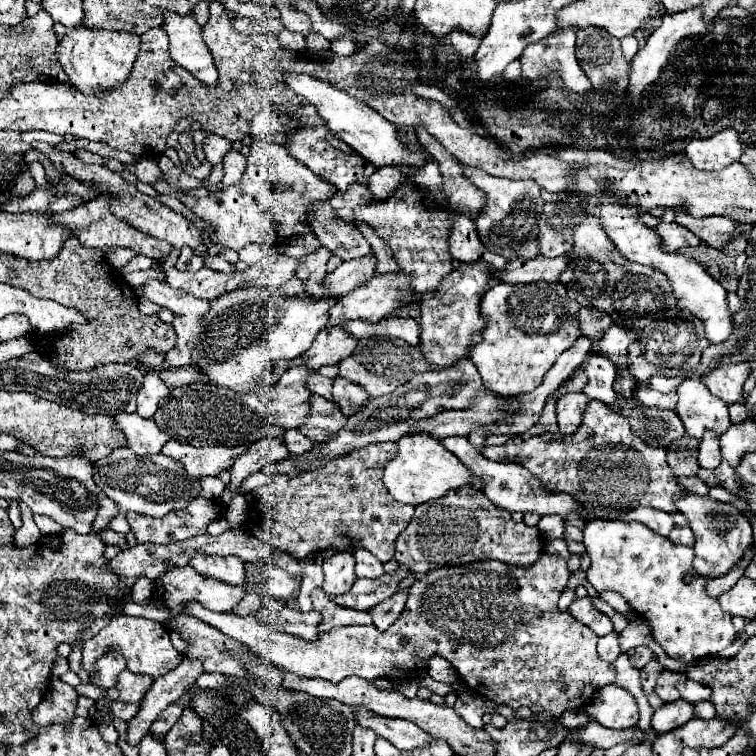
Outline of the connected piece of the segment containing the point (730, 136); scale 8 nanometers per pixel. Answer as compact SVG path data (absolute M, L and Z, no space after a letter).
M724 128L710 138L696 140L694 144L690 142L686 146L686 154L696 168L722 170L728 164L740 160L742 144L738 140L738 134L734 134L734 130Z

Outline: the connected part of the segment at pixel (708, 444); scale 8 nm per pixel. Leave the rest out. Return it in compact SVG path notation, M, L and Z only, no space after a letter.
M714 430L704 432L704 438L700 440L698 464L702 468L710 468L710 470L720 464L720 444L718 444L718 434Z

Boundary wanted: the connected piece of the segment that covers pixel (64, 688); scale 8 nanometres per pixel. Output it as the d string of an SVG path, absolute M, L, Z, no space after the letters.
M52 676L50 680L50 699L43 699L34 710L34 722L44 728L48 724L64 724L70 722L76 708L76 688L64 684L60 678Z

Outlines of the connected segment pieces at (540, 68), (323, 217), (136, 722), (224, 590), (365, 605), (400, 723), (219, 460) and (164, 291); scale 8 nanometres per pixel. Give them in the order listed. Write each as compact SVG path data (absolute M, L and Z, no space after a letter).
M568 26L552 32L548 38L528 46L520 56L522 76L538 80L548 76L552 70L560 74L564 86L574 92L586 92L592 88L574 54L576 44L576 26Z
M320 200L312 208L314 214L308 214L310 228L318 236L320 244L328 246L332 254L336 254L342 260L352 260L372 252L356 226L344 220L334 220L334 208L328 204L328 200Z
M184 656L176 670L158 678L146 692L140 712L128 722L128 742L138 744L140 738L150 730L150 724L160 716L160 712L174 704L202 672L204 668L200 666L200 660Z
M192 566L172 568L158 578L164 604L176 612L184 602L200 602L204 608L214 612L232 612L246 596L246 586L230 586L212 578L200 576Z
M398 566L396 572L392 574L382 574L380 578L358 578L358 582L354 582L352 590L348 590L348 594L344 596L330 596L336 604L346 606L346 608L354 608L354 610L370 610L372 606L380 604L384 598L392 596L400 582L410 574L410 570L406 566Z
M358 708L354 710L356 722L364 728L374 730L378 736L386 738L388 742L392 742L398 750L408 752L408 750L418 750L424 748L432 742L432 736L424 730L420 730L416 724L408 722L408 720L398 720L398 718L382 718L372 714L366 708Z
M168 440L162 446L162 454L170 456L186 468L190 476L218 476L222 470L230 470L234 460L244 454L246 446L206 446L206 448L194 448L190 444L180 444L174 440Z
M156 280L146 282L142 288L144 288L144 296L146 296L148 300L152 300L154 304L158 304L158 306L162 306L162 308L168 308L168 310L174 314L172 326L174 326L174 330L176 330L176 334L178 334L178 342L176 342L176 346L166 354L168 366L170 366L170 368L188 366L188 364L190 364L192 350L194 350L196 342L200 340L200 332L202 332L202 326L204 326L202 320L204 320L206 314L208 314L210 302L208 302L208 300L202 300L202 298L194 298L192 294L186 294L186 292L174 290L174 288L170 288L168 284L156 282Z

